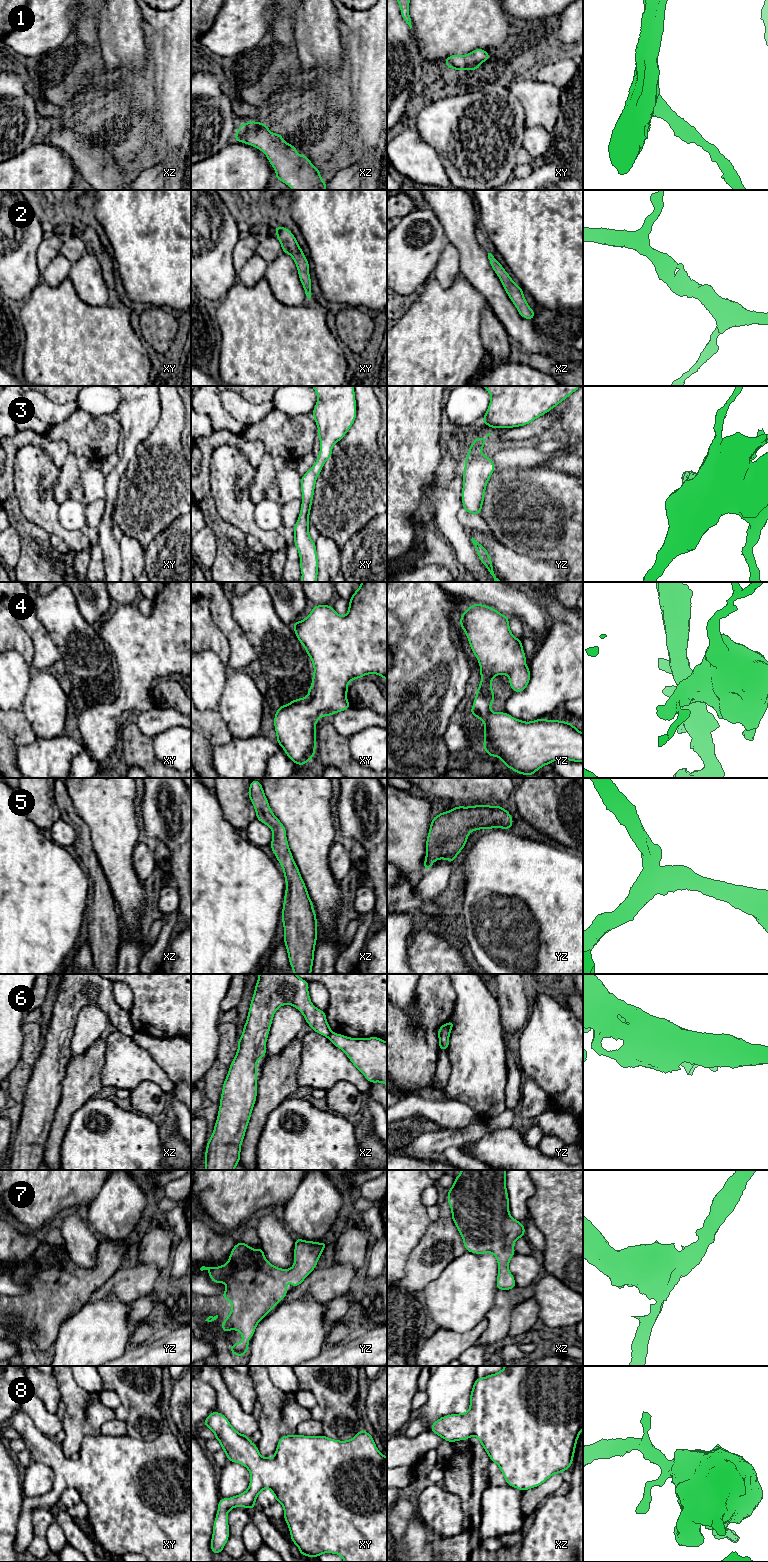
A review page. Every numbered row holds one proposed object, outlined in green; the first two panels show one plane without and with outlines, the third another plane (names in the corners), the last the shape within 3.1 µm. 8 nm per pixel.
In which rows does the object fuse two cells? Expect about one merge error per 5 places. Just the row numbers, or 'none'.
6

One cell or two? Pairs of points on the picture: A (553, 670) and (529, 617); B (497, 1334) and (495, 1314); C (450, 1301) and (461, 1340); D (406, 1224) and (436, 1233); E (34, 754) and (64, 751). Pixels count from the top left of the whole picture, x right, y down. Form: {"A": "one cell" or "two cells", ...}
{"A": "two cells", "B": "one cell", "C": "two cells", "D": "two cells", "E": "one cell"}

